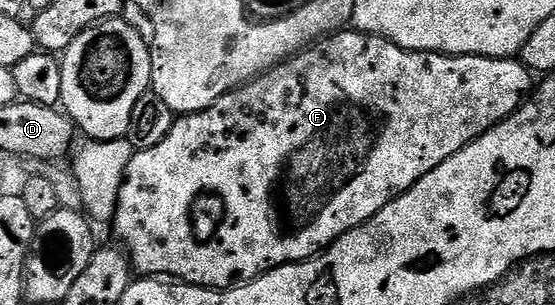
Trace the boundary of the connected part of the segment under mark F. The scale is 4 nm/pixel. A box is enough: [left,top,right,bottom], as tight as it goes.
[112,30,536,288]

